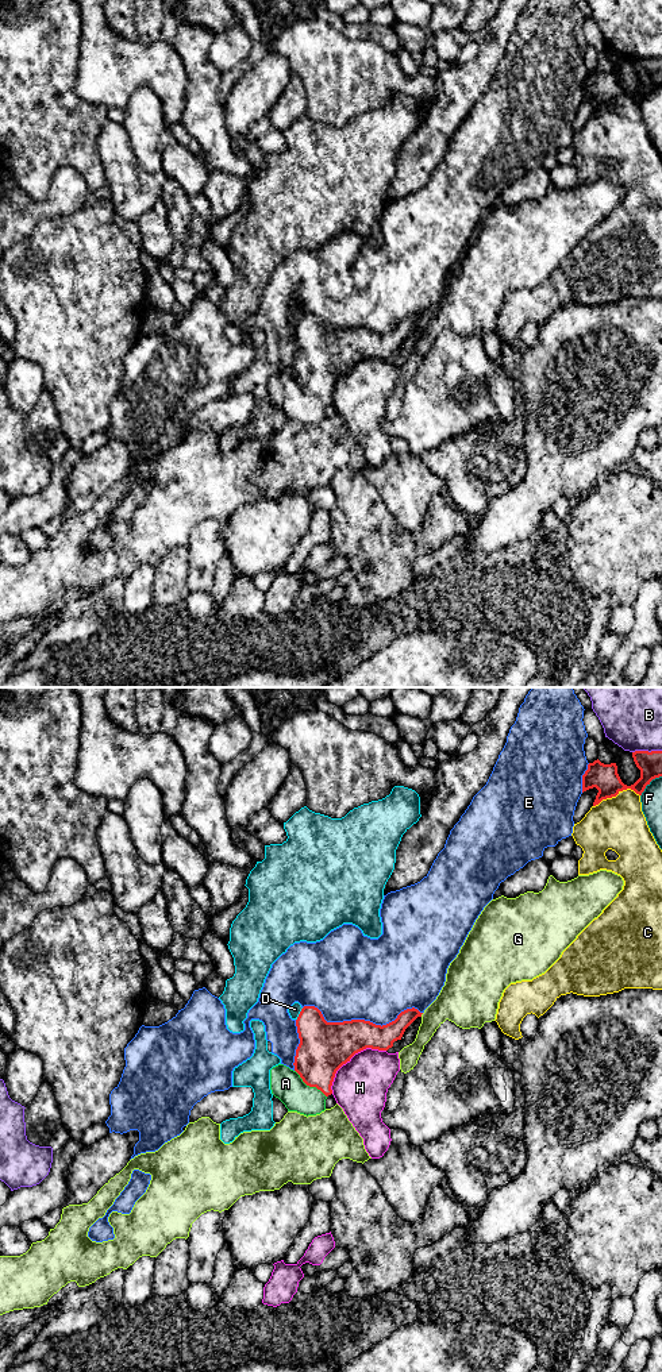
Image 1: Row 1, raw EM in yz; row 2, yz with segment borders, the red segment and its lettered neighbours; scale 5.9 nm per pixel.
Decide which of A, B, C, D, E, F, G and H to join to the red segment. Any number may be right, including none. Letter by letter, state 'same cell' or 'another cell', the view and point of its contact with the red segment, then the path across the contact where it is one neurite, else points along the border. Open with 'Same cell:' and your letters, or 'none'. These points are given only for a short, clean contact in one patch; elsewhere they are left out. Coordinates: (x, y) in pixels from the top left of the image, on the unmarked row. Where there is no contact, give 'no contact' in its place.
Same cell: A
A: same cell; contact yz (310, 394); way yz (324, 355), (316, 369), (310, 394), (288, 394), (285, 392)
B: another cell; contact yz (646, 60)
C: another cell; contact yz (616, 103); border yz (639, 103), (623, 97), (593, 115)
D: another cell; contact yz (299, 323); border yz (303, 316), (296, 328)
E: another cell; contact yz (361, 328)
F: another cell; contact yz (649, 92)
G: another cell; contact yz (422, 322)
H: another cell; contact yz (350, 366)

